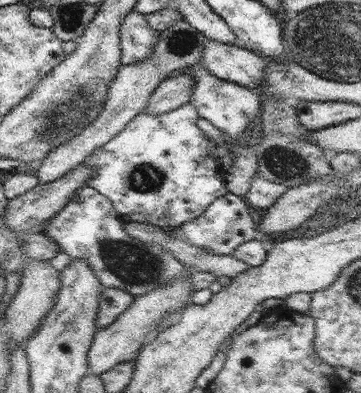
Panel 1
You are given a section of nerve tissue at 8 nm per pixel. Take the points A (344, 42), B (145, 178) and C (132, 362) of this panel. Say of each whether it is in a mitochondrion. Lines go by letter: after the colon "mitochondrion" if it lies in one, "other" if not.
A: mitochondrion
B: mitochondrion
C: other

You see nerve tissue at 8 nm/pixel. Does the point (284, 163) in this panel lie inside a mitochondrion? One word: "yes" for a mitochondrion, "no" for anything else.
yes

